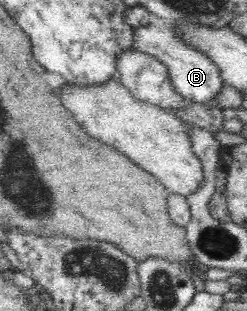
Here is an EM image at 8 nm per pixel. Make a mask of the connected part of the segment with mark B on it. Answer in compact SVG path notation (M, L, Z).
M160 21L149 24L149 26L143 26L143 28L137 28L135 32L136 49L151 56L156 56L157 59L169 67L169 76L173 85L186 101L209 106L216 102L217 96L226 86L218 68L205 55L183 44L176 37L172 23Z

